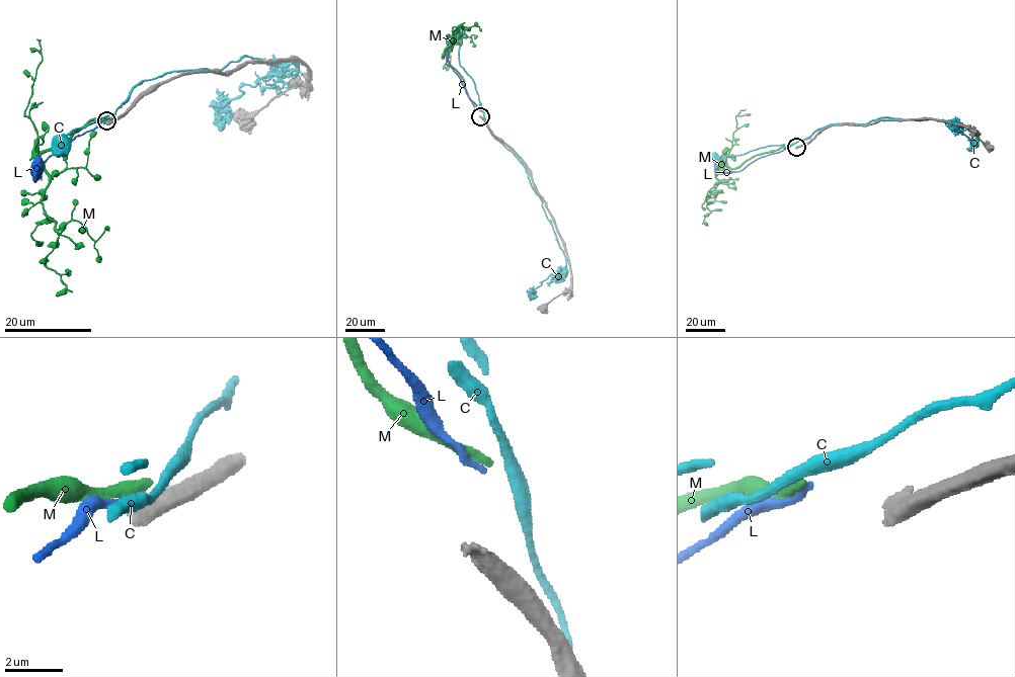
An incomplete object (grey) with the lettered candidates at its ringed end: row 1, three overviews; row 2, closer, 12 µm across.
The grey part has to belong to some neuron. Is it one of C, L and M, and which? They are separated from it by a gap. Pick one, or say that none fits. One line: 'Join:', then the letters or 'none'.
Join: none

